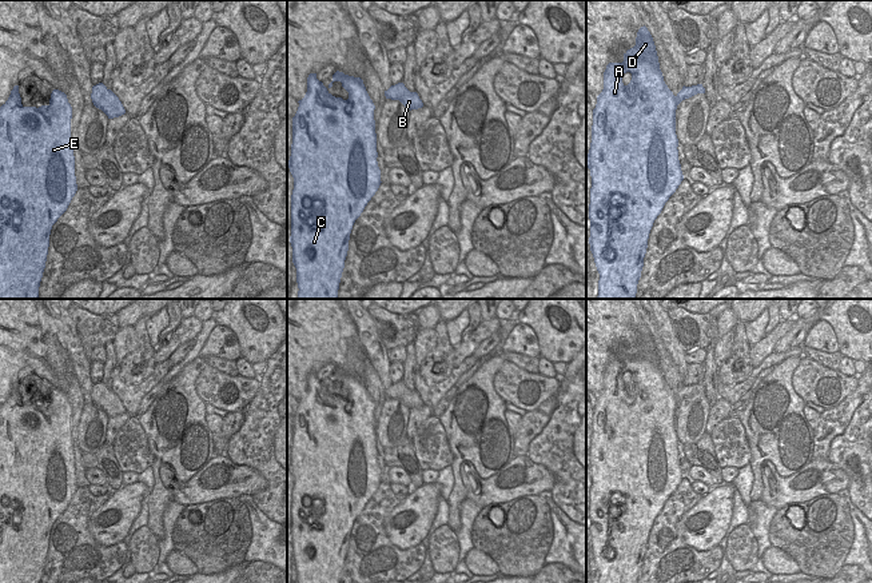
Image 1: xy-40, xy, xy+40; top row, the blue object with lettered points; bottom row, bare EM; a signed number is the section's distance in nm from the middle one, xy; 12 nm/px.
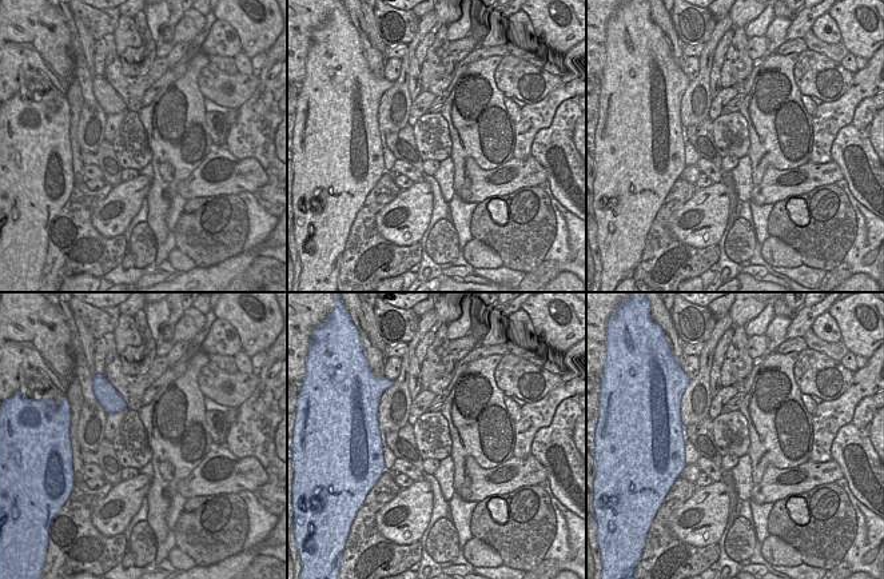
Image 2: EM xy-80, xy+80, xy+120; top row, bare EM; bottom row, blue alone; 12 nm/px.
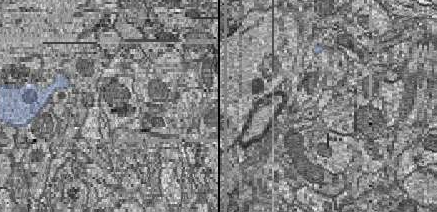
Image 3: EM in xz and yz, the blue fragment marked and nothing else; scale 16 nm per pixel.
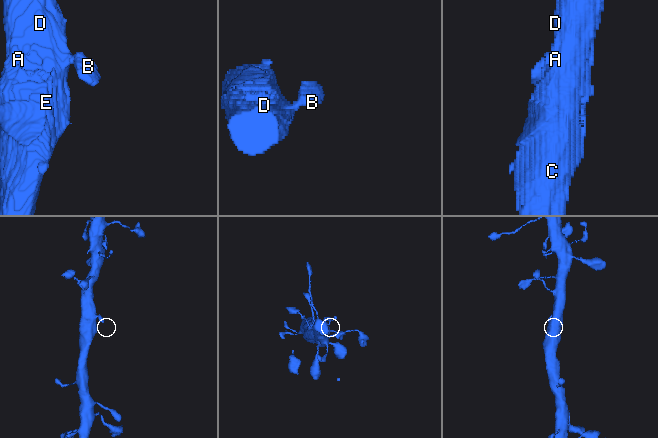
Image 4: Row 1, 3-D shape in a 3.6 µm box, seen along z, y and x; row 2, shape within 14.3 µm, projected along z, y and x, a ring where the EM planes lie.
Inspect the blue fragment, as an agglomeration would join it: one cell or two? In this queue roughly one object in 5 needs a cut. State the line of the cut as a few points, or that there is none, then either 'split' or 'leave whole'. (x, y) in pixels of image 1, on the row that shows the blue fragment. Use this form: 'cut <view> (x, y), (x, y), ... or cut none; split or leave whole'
cut none; leave whole

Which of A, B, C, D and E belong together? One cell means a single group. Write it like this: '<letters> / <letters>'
A B C D E

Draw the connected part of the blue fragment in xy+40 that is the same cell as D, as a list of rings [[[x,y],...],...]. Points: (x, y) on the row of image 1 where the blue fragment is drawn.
[[[645,25],[637,32],[636,45],[624,53],[624,61],[606,65],[604,89],[593,109],[588,153],[592,176],[589,244],[600,273],[597,299],[636,299],[653,223],[684,180],[676,109],[682,100],[697,93],[705,93],[702,84],[684,85],[676,96],[668,88],[653,37]]]

